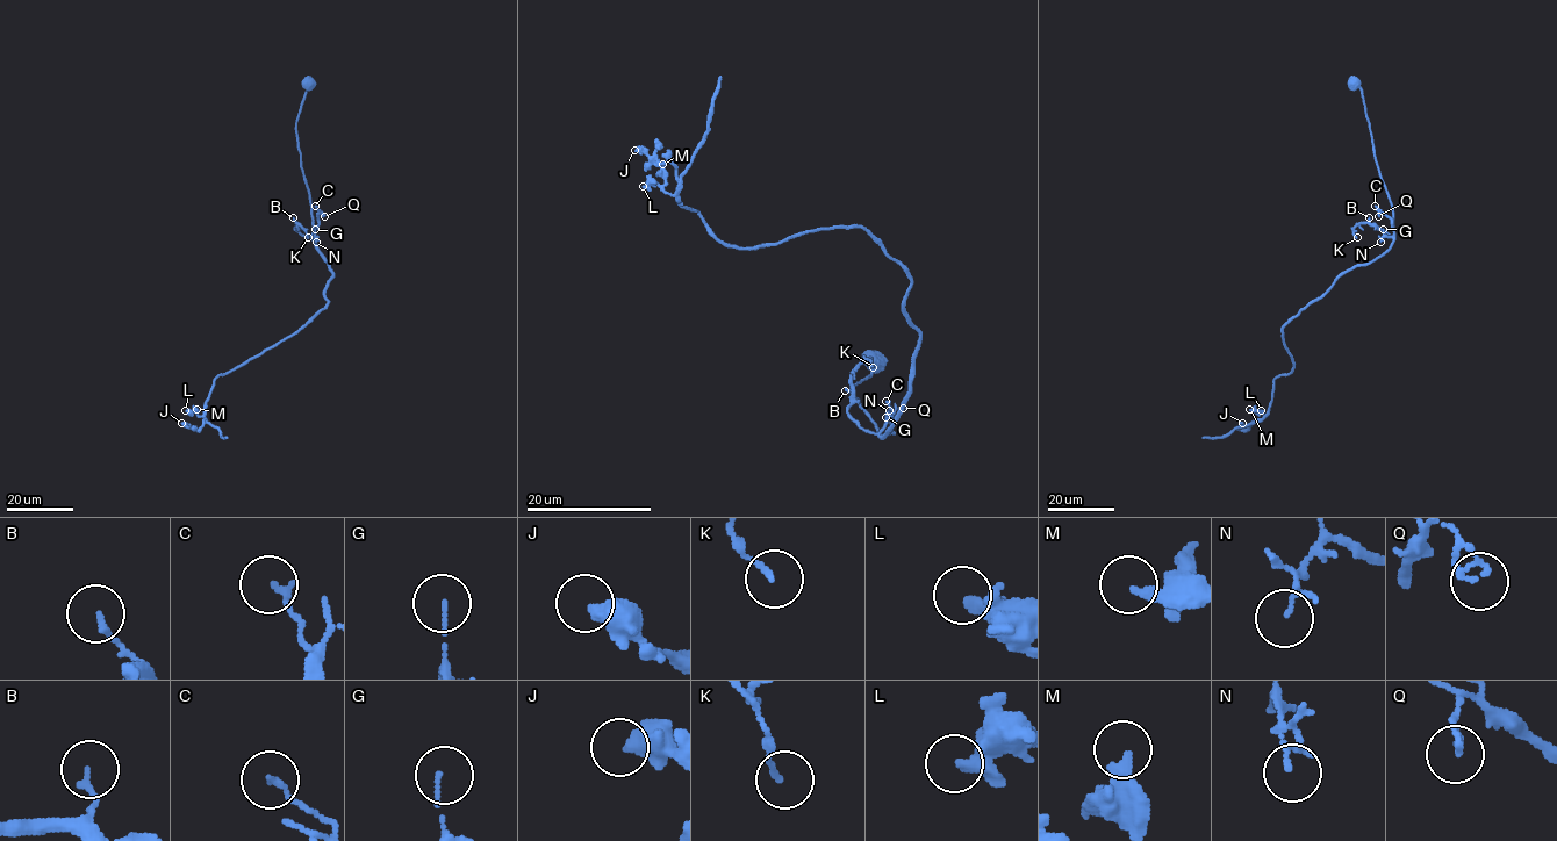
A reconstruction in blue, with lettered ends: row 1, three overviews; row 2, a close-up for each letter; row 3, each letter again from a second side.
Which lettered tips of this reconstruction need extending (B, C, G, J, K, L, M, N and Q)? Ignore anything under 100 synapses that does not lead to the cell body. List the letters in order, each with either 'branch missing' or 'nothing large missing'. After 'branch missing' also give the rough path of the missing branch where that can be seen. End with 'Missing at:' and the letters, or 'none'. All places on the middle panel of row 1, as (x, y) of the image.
B: nothing large missing
C: nothing large missing
G: nothing large missing
J: nothing large missing
K: nothing large missing
L: nothing large missing
M: nothing large missing
N: nothing large missing
Q: nothing large missing
Missing at: none

